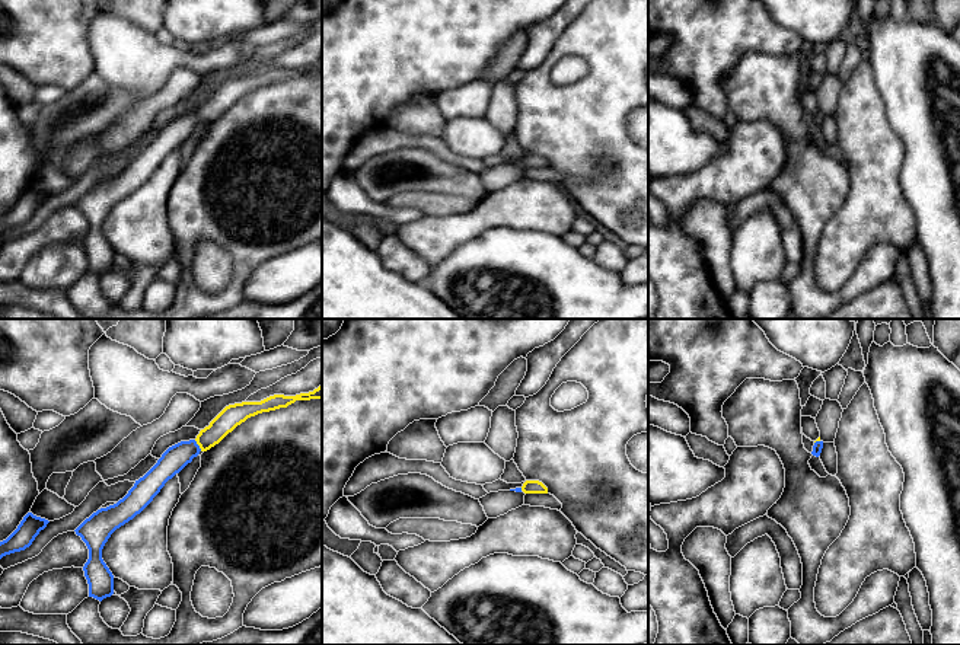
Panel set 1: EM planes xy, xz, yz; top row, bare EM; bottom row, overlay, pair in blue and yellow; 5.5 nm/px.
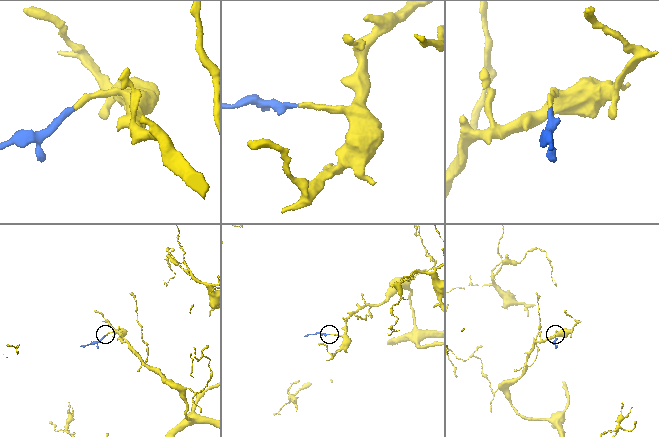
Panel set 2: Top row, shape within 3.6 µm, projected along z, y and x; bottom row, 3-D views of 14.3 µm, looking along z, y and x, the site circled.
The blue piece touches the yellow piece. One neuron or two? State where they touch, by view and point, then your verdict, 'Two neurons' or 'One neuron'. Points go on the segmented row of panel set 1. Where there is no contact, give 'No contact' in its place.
Touches blue at xy (198, 446). One neuron

